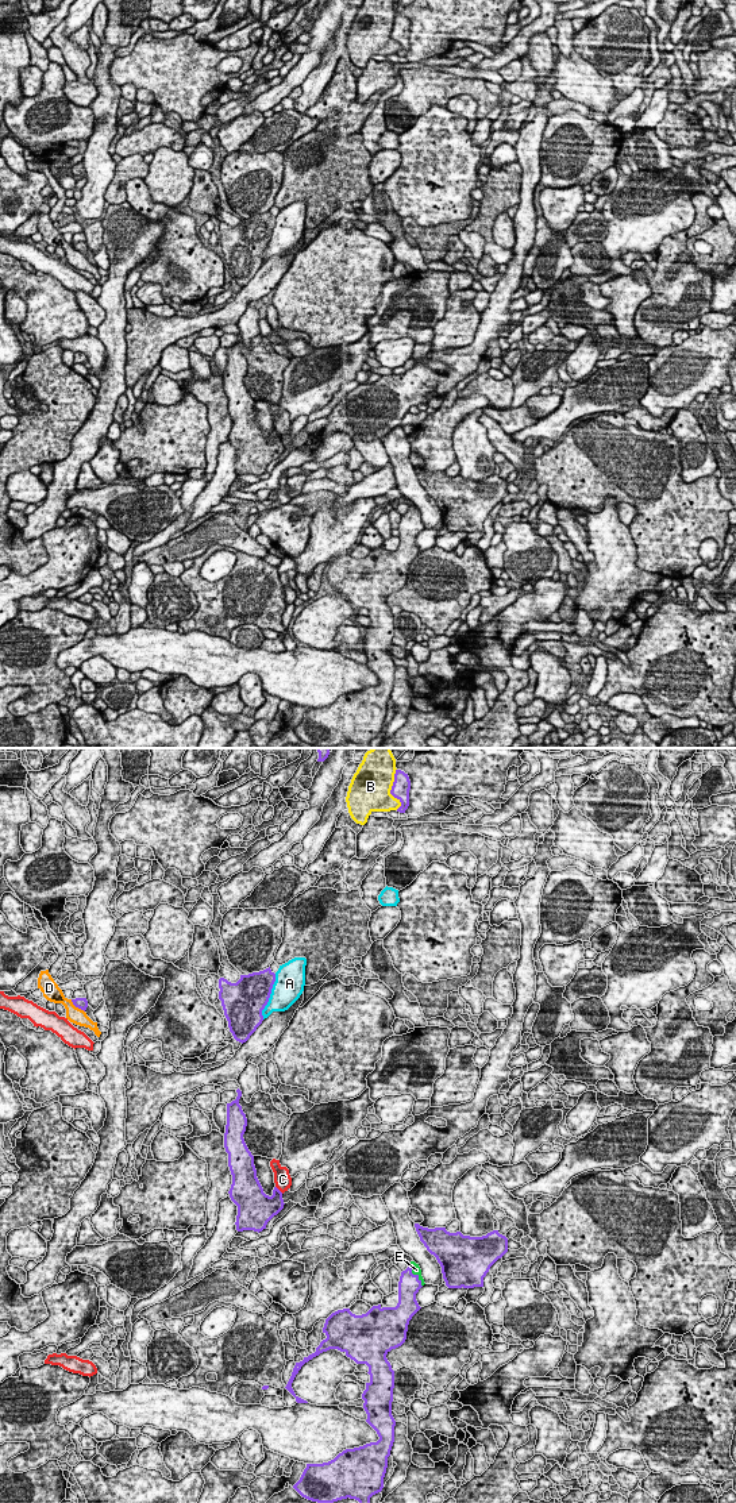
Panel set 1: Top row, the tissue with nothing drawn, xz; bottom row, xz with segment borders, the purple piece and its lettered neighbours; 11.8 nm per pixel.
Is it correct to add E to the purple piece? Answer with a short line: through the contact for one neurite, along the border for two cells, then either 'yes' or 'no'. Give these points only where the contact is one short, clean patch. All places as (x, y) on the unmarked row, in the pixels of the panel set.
yes

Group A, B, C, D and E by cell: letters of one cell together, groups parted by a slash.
A / B / C / D / E

